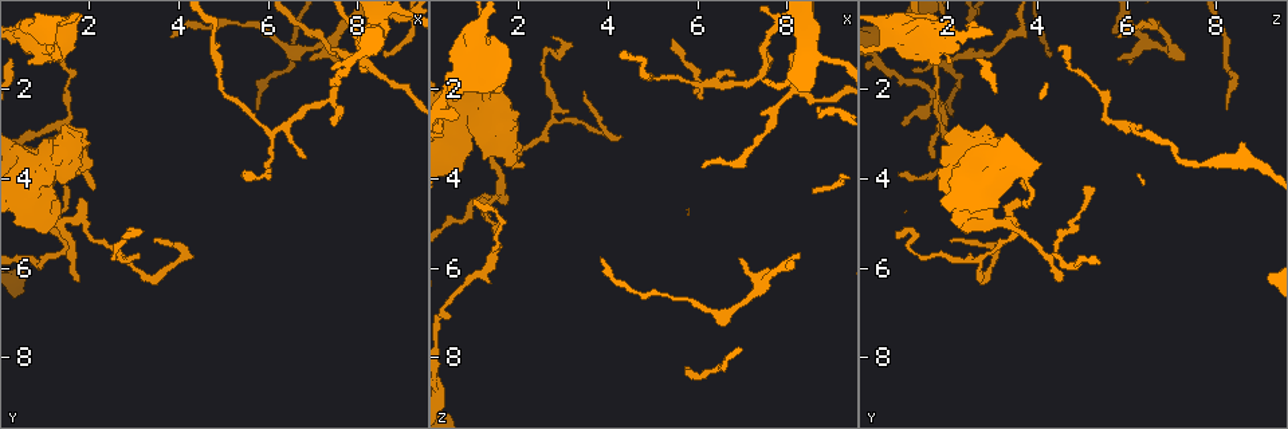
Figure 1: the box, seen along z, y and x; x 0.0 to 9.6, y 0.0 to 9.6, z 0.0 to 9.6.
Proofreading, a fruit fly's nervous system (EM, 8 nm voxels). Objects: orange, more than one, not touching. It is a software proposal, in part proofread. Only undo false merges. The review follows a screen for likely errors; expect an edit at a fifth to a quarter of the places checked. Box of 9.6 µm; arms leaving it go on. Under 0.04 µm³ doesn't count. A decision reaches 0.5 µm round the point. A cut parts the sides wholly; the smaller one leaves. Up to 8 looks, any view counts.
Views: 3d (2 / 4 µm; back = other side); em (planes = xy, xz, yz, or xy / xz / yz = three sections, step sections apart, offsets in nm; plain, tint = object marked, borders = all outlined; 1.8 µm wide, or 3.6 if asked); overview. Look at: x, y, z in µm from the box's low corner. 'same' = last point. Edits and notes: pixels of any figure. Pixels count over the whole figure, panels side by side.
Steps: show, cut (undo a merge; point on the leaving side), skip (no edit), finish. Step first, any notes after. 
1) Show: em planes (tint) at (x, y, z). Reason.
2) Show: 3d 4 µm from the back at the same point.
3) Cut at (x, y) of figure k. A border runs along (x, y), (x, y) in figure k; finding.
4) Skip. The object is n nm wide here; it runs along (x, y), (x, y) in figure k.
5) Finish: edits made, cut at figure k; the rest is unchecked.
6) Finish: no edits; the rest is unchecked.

Show: em xz step 16 (tint) at (8.15, 1.35, 2.00). Three arms meet.

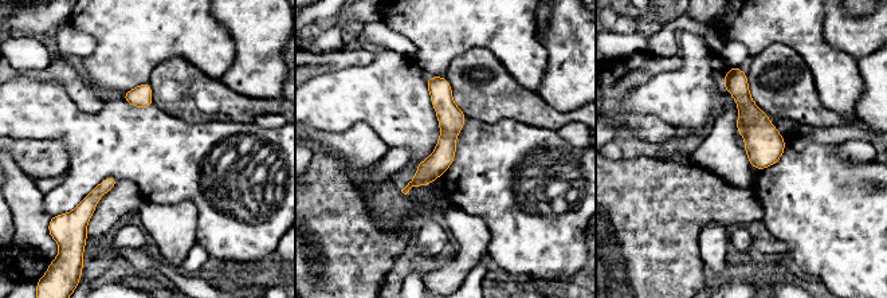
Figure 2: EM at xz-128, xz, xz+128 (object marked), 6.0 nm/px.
Skip. The object is 140 nm wide here; it runs along (435, 79), (447, 145), (413, 183) in figure 2; continuous, no second cell.

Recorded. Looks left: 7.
Show: 3d 4 µm at (0.95, 0.70, 1.20). Three arms meet.

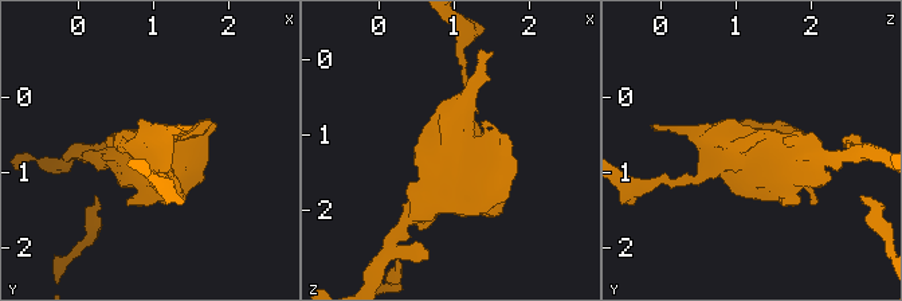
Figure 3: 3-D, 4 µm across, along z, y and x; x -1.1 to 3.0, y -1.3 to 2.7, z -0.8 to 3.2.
Show: em 3.6 µm planes (tint) at (0.95, 0.75, 1.30). Need the tissue.

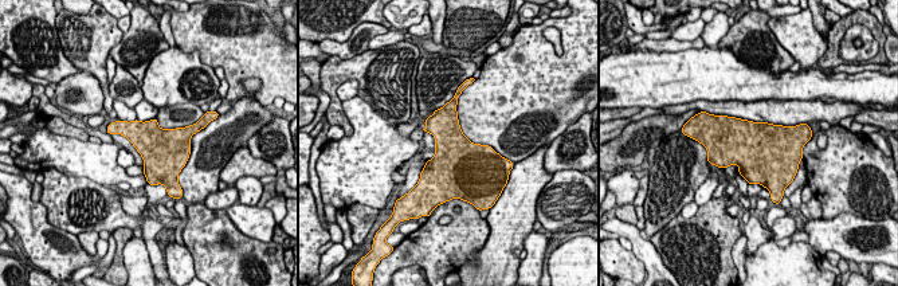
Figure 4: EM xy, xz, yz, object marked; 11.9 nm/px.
Skip. All the same cell.

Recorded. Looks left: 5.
Show: em planes (tint) at (1.40, 4.95, 3.30). Three arms meet.

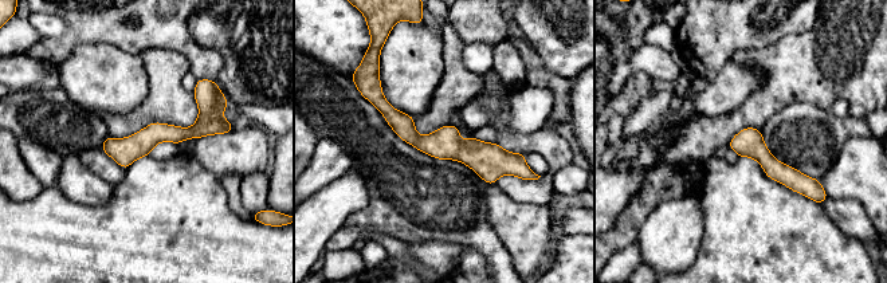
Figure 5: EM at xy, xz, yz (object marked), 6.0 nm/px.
Skip. It runs along (376, 99), (420, 142), (519, 169) in figure 5; one cell here.

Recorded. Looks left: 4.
Finish: no edits; the rest is unchecked.

